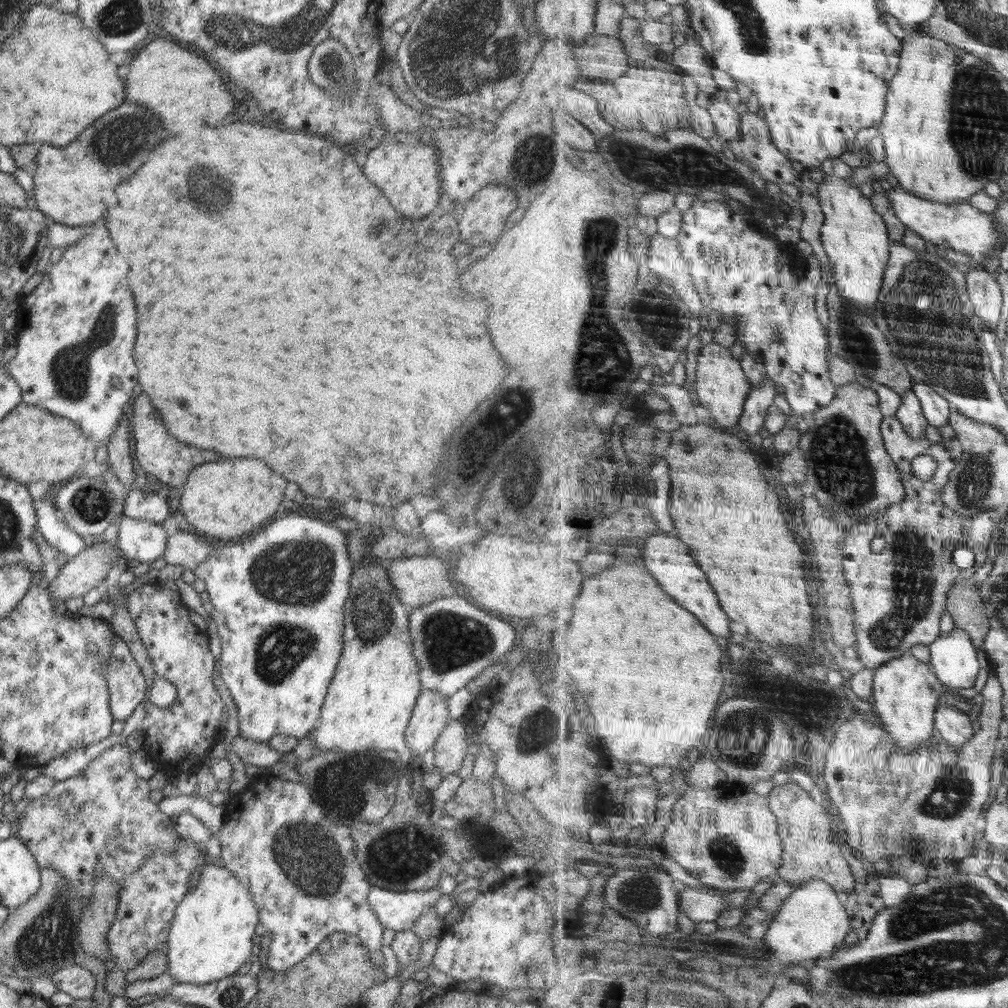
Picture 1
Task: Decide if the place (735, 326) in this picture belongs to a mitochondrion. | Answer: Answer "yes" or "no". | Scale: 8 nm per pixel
no

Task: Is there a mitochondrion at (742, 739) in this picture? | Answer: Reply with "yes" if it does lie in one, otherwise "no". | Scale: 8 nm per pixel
yes

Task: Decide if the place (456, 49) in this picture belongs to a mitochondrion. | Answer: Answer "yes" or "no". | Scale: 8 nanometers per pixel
yes

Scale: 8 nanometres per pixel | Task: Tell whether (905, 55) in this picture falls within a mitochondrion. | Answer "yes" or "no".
no

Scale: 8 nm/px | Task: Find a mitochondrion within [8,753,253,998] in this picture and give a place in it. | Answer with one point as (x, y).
(47, 939)

